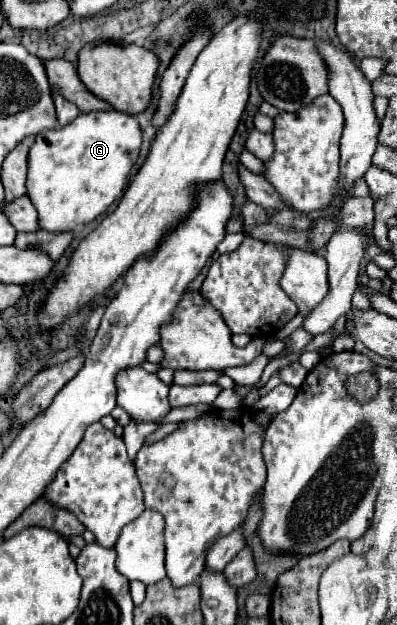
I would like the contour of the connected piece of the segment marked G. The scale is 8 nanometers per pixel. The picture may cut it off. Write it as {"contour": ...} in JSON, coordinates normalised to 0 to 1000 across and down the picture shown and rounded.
{"contour":[[[272,174],[237,181],[202,181],[181,197],[151,206],[111,210],[91,219],[91,229],[71,248],[71,315],[81,318],[101,363],[121,370],[181,370],[191,360],[237,354],[262,341],[297,315],[307,315],[312,299],[327,290],[327,274],[353,248],[358,206],[338,184]]]}

